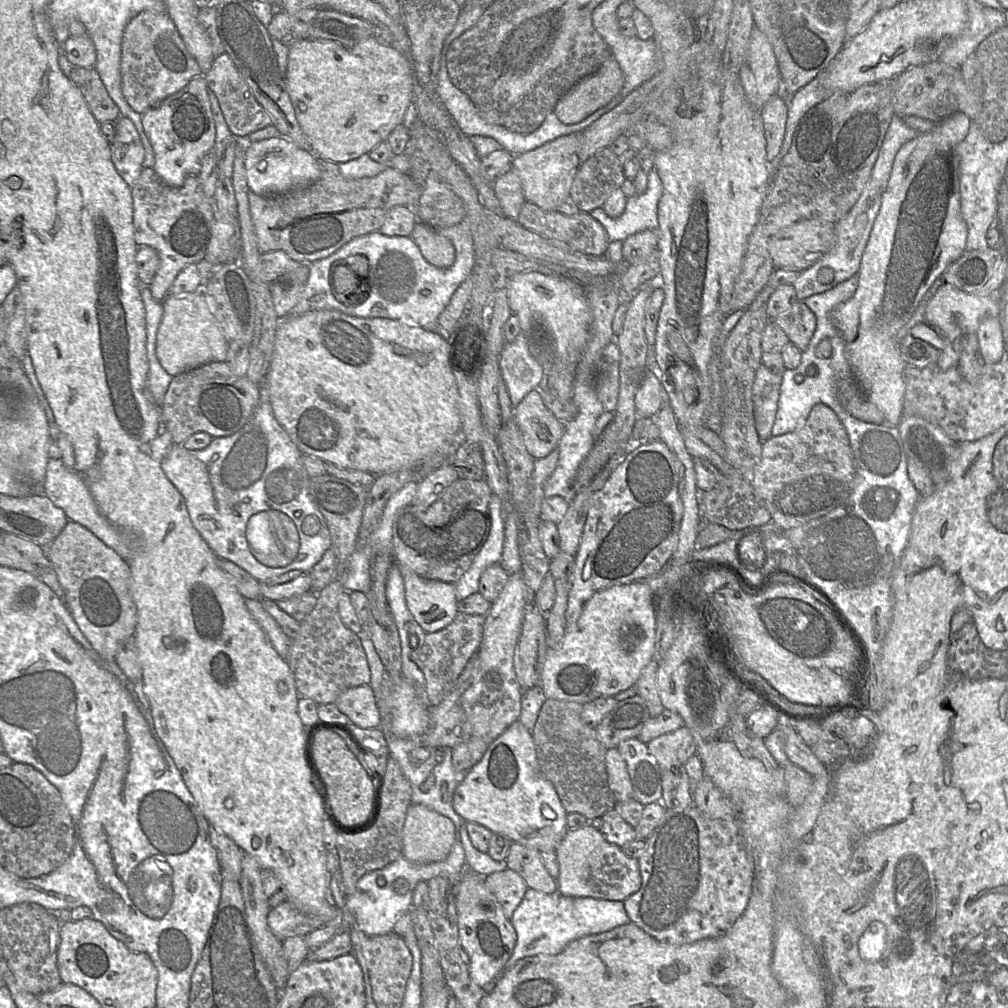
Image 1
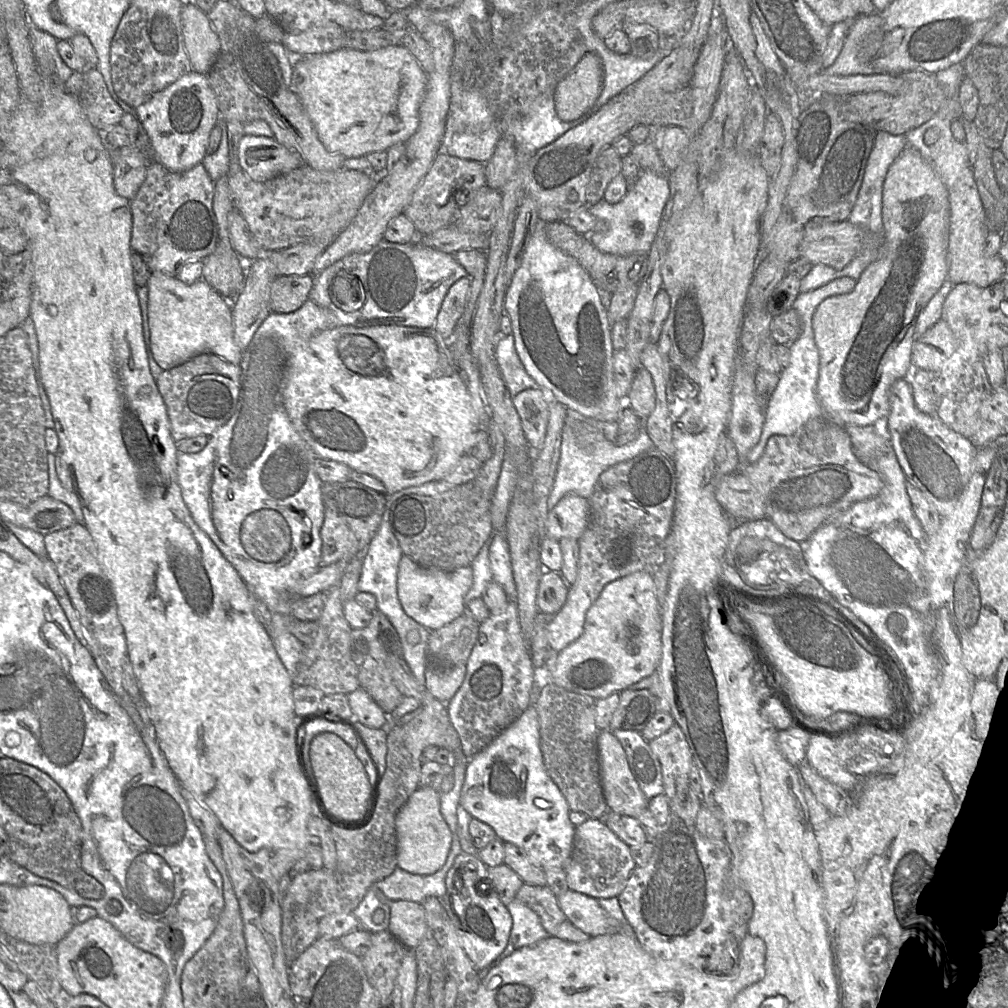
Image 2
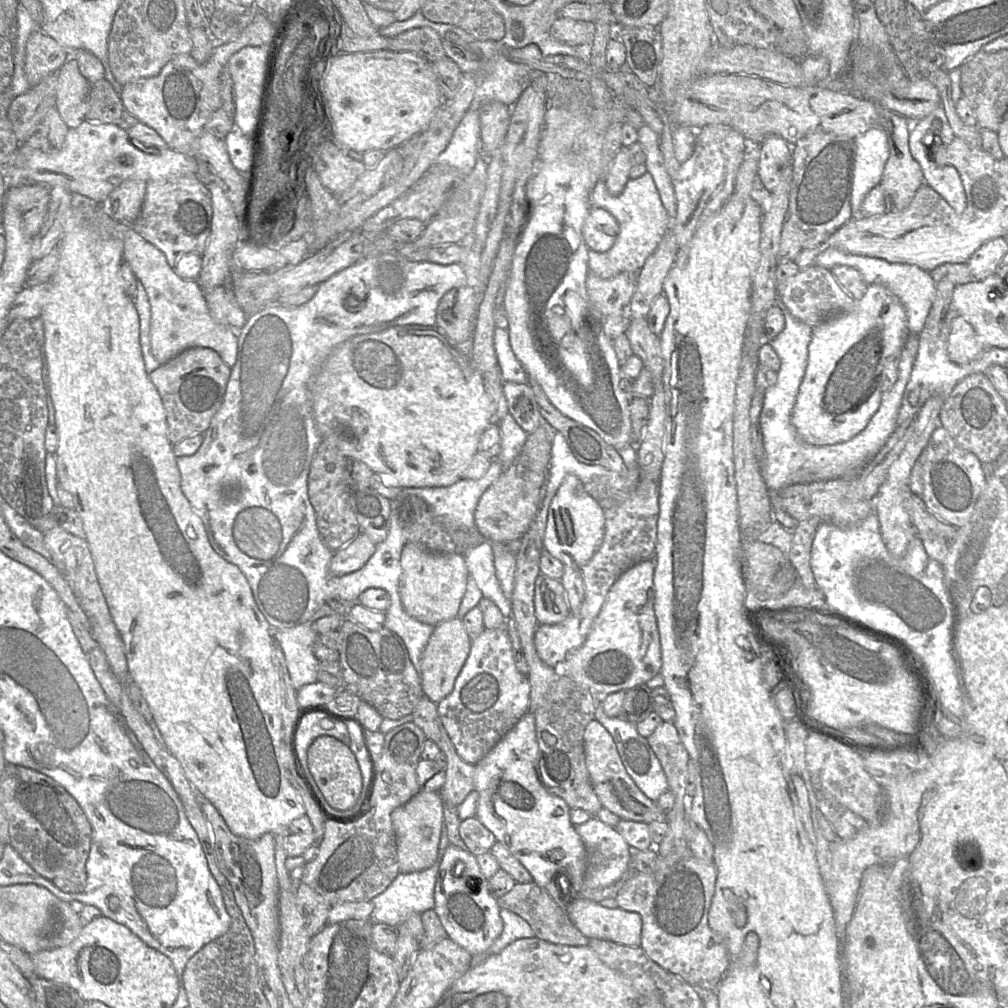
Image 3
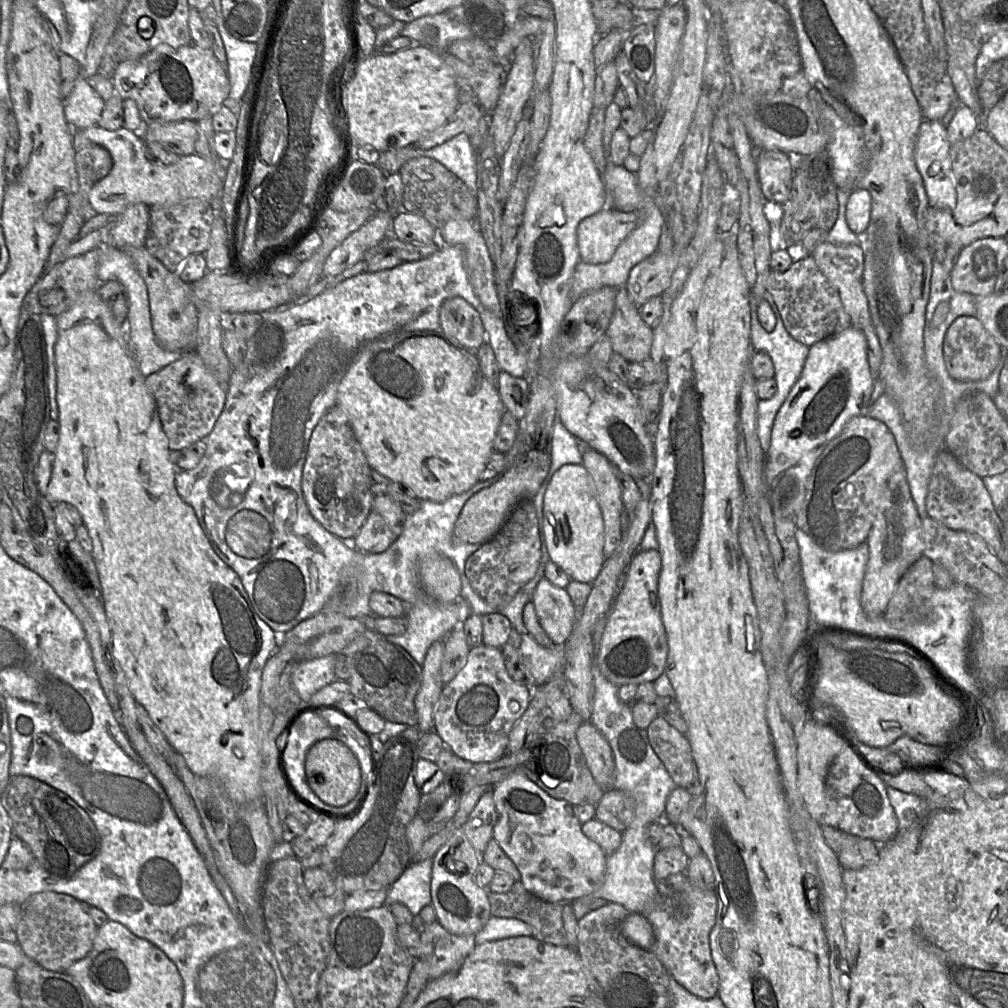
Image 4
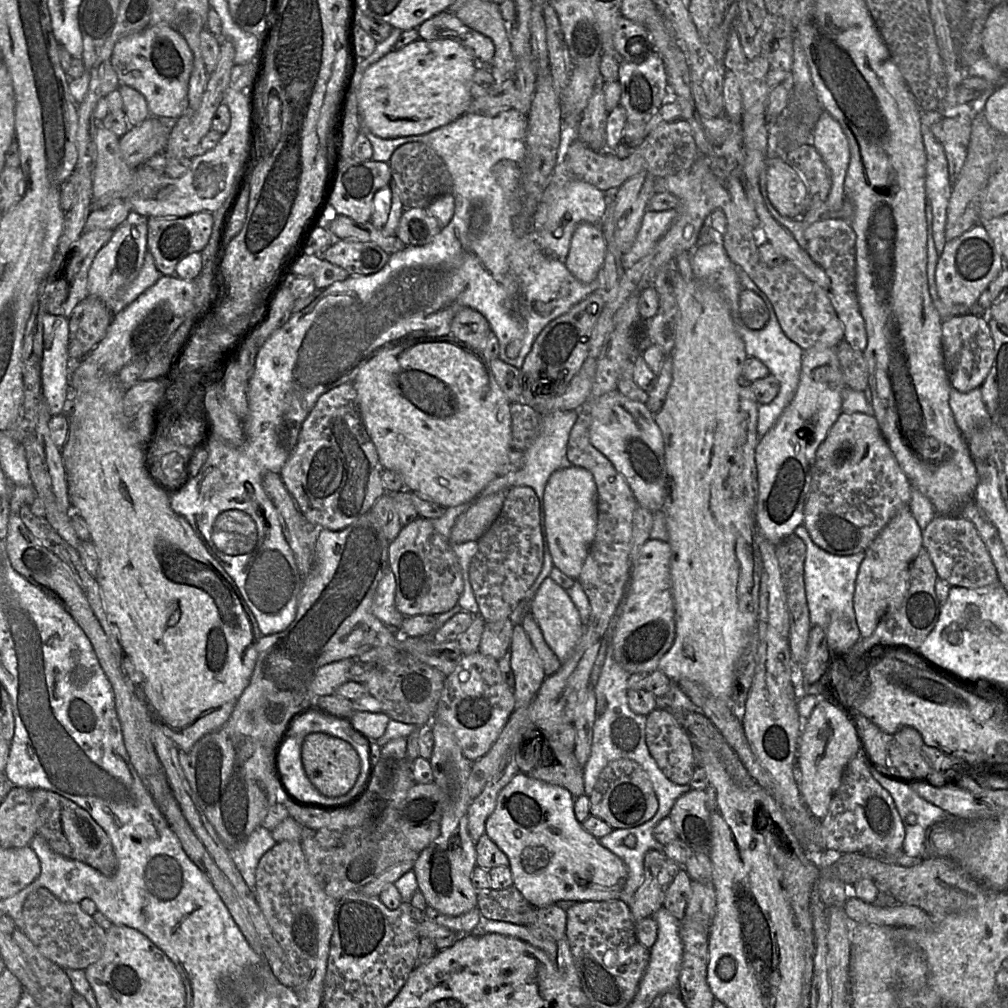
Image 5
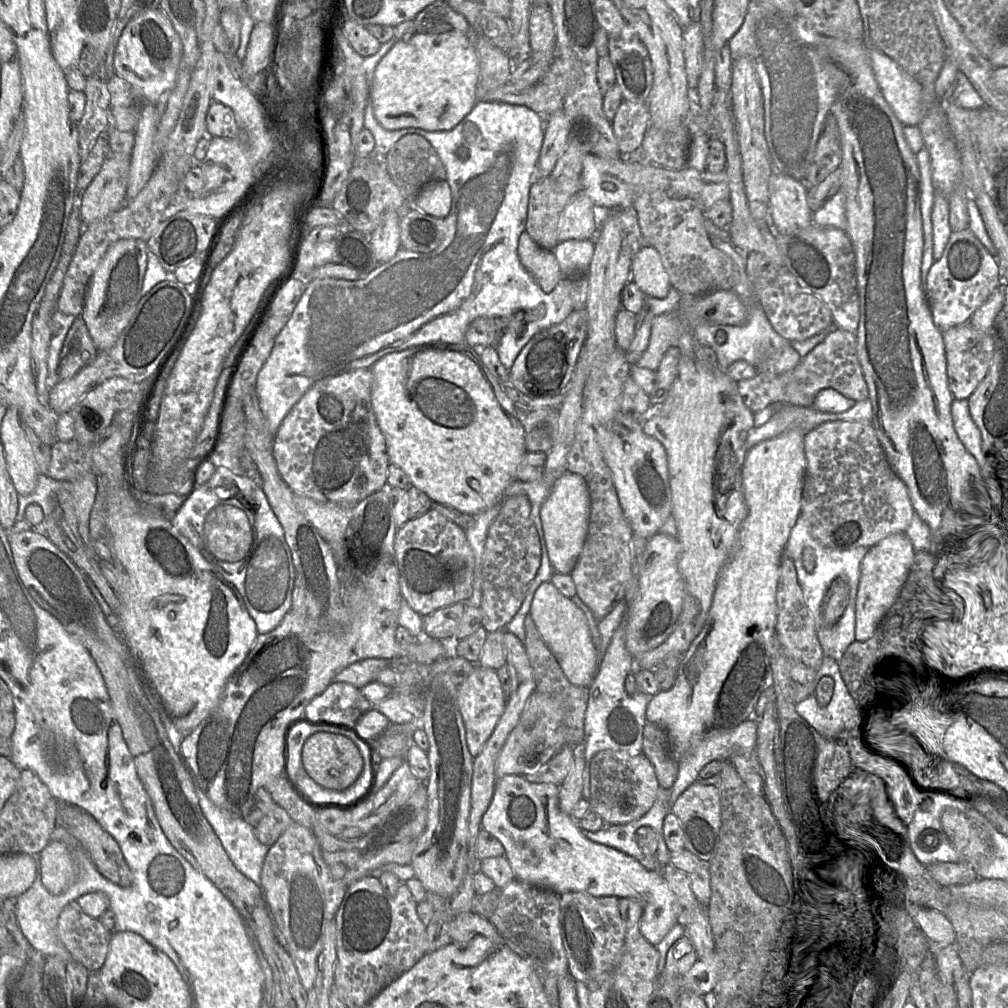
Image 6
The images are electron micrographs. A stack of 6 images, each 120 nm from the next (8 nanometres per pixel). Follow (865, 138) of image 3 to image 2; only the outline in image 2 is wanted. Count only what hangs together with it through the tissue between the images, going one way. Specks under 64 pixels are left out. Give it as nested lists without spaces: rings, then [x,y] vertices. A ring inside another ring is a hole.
[[[885,131],[877,132],[856,203],[847,219],[849,222],[874,233],[883,234],[882,203],[884,182],[890,167],[907,147],[909,147],[909,144],[905,134],[893,135]]]

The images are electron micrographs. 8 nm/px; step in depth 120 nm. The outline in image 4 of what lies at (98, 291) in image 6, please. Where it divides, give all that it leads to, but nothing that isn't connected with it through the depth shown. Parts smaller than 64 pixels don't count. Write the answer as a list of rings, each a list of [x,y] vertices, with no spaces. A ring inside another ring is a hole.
[[[144,203],[128,206],[118,214],[106,245],[117,249],[143,247],[149,227],[149,207]]]

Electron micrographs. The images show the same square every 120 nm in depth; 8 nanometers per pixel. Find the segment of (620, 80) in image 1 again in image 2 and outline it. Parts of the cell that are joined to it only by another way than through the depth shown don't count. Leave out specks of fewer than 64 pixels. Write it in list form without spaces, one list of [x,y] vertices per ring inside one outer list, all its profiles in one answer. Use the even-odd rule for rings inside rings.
[[[586,53],[556,88],[555,108],[559,118],[571,122],[590,111],[602,91],[603,77],[601,59],[594,53]]]

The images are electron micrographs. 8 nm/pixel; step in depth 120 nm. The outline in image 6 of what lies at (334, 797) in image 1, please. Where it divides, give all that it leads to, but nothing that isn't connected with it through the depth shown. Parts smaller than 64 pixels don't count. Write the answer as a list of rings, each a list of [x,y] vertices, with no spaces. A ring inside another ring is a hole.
[[[327,732],[314,733],[305,741],[301,759],[305,771],[317,784],[335,791],[349,788],[363,769],[363,759],[353,741],[343,735]]]

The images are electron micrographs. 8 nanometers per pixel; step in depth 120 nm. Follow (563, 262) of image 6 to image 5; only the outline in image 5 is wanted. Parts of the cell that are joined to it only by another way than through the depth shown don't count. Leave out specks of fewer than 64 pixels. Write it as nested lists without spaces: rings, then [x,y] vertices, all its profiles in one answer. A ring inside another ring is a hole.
[[[582,223],[574,231],[568,255],[563,262],[577,280],[590,283],[597,279],[604,264],[607,249],[601,226]]]

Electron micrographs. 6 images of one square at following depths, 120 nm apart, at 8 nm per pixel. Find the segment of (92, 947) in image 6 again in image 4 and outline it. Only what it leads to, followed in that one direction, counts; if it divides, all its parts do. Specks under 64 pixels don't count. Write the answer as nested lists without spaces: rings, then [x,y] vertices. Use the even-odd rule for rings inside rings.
[[[44,891],[31,895],[20,906],[16,926],[17,942],[27,956],[45,969],[65,972],[91,951],[98,927],[73,896]]]

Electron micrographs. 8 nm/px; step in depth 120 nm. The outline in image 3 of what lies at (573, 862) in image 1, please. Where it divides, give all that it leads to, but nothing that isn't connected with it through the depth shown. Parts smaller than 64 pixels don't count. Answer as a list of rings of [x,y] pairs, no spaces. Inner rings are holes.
[[[591,817],[583,824],[575,825],[586,850],[587,865],[583,887],[589,889],[604,888],[622,879],[630,869],[632,850],[623,836],[596,817]]]

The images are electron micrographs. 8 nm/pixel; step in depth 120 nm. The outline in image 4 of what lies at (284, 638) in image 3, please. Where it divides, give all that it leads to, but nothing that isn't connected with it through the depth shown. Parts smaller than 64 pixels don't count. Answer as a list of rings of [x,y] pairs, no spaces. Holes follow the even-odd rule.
[[[329,655],[296,664],[291,672],[291,680],[301,700],[309,702],[320,689],[335,681],[336,655]]]

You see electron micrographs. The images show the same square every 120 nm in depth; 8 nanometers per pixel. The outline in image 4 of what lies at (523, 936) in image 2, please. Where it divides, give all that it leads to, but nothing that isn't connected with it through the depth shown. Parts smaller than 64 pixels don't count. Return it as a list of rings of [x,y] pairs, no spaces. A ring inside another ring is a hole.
[[[493,917],[474,937],[475,945],[517,936],[532,936],[533,929],[528,924],[512,918]]]

